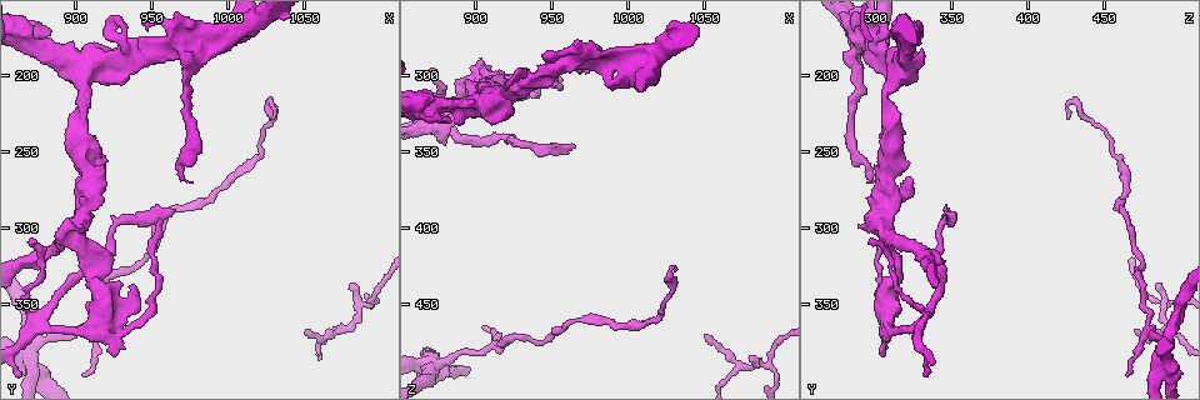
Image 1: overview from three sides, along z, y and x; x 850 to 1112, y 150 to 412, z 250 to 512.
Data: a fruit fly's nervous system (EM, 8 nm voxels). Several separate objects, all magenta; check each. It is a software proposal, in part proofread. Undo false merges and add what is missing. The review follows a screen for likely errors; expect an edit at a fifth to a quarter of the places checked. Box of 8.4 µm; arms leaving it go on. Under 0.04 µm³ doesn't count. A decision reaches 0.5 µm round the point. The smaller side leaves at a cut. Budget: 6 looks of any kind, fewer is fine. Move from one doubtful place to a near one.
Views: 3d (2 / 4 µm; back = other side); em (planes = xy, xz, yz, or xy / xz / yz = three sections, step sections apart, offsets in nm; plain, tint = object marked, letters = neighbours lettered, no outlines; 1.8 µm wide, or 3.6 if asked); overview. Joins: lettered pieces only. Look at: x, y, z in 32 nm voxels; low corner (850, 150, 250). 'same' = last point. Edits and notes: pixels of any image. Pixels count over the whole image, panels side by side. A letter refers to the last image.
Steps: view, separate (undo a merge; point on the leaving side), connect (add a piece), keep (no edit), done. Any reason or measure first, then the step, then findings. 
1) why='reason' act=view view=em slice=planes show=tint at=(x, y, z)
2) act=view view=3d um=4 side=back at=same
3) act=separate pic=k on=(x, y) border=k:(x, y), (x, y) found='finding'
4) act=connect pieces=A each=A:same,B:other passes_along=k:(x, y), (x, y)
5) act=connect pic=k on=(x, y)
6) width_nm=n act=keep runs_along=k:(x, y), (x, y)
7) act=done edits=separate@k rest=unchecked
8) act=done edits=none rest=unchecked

why='abrupt turn' act=view view=em slice=planes show=letters at=(904, 294, 300)

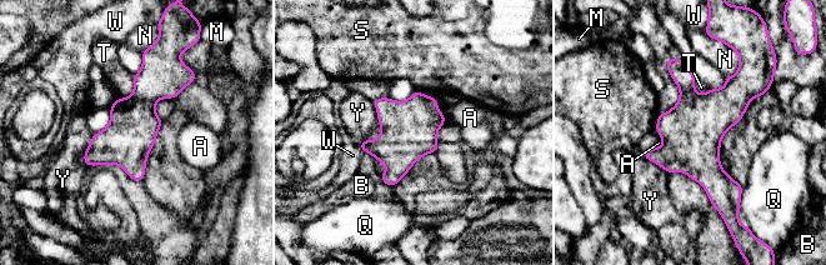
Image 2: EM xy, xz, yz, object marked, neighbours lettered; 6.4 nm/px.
act=keep each=A:other,B:other,M:other,N:other,Q:other,S:other,T:other,W:other,Y:other found='one neuron here'

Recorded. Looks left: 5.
why='free end' act=view view=em slice=planes show=letters at=(964, 288, 348)

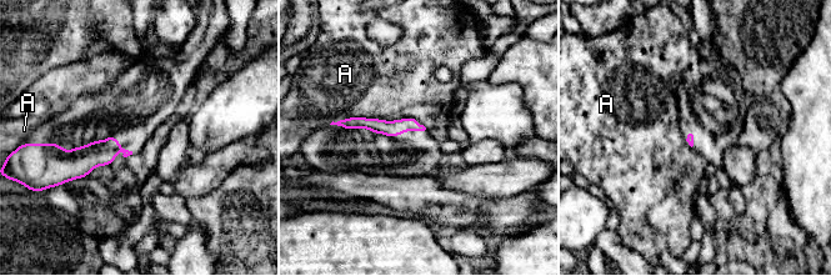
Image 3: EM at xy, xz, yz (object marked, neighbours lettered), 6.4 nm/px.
act=keep each=A:other border=3:(340, 119), (419, 120) found='none of them fits'

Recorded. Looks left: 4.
why='sharp bend' act=view view=em slice=planes show=letters at=(904, 366, 310)

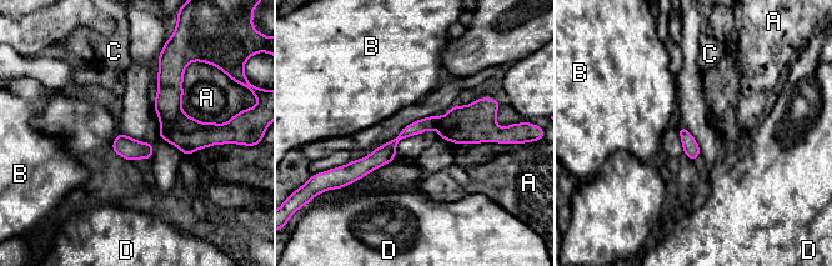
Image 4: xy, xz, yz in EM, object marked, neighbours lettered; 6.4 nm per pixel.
act=separate pic=4 on=(430, 123) each=A:other,B:other,C:other,D:other part_leaving=4:(435, 119), (402, 134), (351, 175) found='a second neuron is stuck on'

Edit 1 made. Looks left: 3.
act=done edits=separate@4 rest=unchecked

